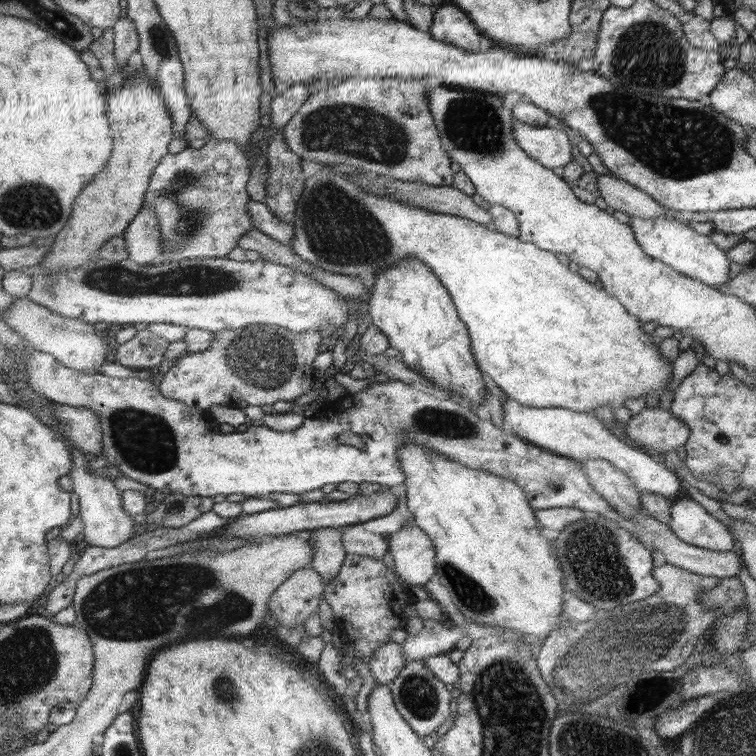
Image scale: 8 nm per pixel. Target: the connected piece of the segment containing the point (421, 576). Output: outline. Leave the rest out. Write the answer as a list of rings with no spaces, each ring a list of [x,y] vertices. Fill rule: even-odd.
[[[408,523],[385,538],[393,557],[394,570],[409,588],[421,587],[431,580],[433,568],[436,568],[436,552],[433,552],[433,542],[421,528]]]

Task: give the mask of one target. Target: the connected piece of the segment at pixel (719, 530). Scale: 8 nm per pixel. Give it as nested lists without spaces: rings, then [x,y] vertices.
[[[677,498],[670,504],[668,527],[679,540],[686,541],[687,544],[695,545],[699,548],[711,549],[712,551],[731,551],[733,548],[733,538],[729,536],[727,528],[717,522],[717,518],[709,516],[699,504],[691,502],[689,498]]]

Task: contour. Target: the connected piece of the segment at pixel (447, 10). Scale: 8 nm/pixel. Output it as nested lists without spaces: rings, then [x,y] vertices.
[[[441,6],[432,13],[428,32],[435,40],[467,49],[467,52],[479,50],[479,30],[469,22],[470,18],[461,16],[461,10],[453,6]]]

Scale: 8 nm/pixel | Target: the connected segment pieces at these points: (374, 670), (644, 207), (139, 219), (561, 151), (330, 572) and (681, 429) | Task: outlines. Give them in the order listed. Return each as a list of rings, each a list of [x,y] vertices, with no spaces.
[[[388,643],[375,651],[367,664],[377,685],[385,685],[397,679],[399,672],[406,666],[406,661],[401,645]]]
[[[597,174],[598,198],[603,199],[607,207],[627,216],[649,219],[657,216],[671,216],[687,224],[688,216],[661,207],[657,202],[645,195],[645,192],[631,186],[623,180],[611,178],[608,174]]]
[[[142,208],[121,237],[125,241],[128,258],[132,261],[143,266],[159,261],[160,228],[151,210]]]
[[[515,121],[512,128],[515,130],[515,142],[523,153],[551,171],[558,172],[577,157],[569,132],[521,121]]]
[[[331,527],[313,529],[308,534],[313,546],[313,559],[309,567],[319,573],[326,586],[339,570],[346,553],[340,541],[340,534]]]
[[[658,405],[656,407],[644,407],[641,413],[633,416],[624,424],[624,431],[632,444],[640,446],[640,450],[647,452],[657,452],[664,455],[667,450],[676,450],[683,446],[690,436],[690,429],[683,422],[675,419],[671,415],[670,409],[663,410]]]

